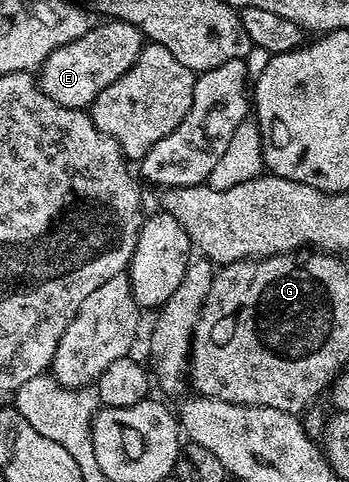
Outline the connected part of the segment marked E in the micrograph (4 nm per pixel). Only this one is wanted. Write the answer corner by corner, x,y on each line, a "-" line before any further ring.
119,19
103,21
100,27
92,31
84,30
76,40
49,53
37,71
39,88
45,97
57,101
57,105
65,105
69,109
90,108
101,89
109,89
117,77
121,77
135,64
144,46
143,34
133,25
122,23

